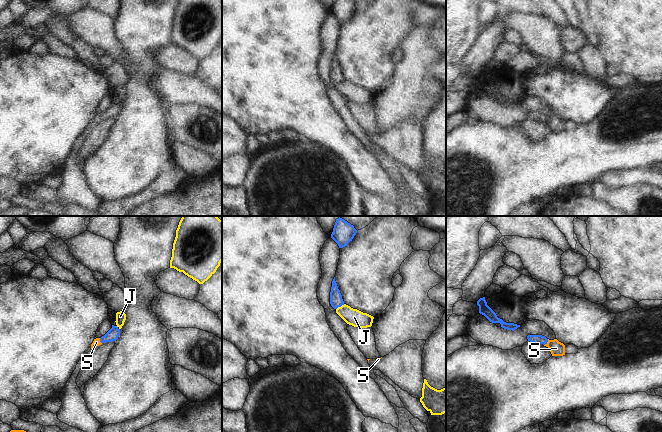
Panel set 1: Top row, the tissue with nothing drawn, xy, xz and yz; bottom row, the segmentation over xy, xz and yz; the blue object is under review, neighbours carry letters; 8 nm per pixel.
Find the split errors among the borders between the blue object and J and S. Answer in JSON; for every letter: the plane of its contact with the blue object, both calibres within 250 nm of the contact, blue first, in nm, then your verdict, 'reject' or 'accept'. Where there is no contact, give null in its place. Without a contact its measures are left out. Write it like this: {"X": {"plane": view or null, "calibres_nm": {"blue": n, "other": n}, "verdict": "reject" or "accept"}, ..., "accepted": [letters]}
{"J": {"plane": "xz", "calibres_nm": {"blue": 100, "other": 140}, "verdict": "reject"}, "S": {"plane": "yz", "calibres_nm": {"blue": 80, "other": 120}, "verdict": "accept"}, "accepted": ["S"]}

